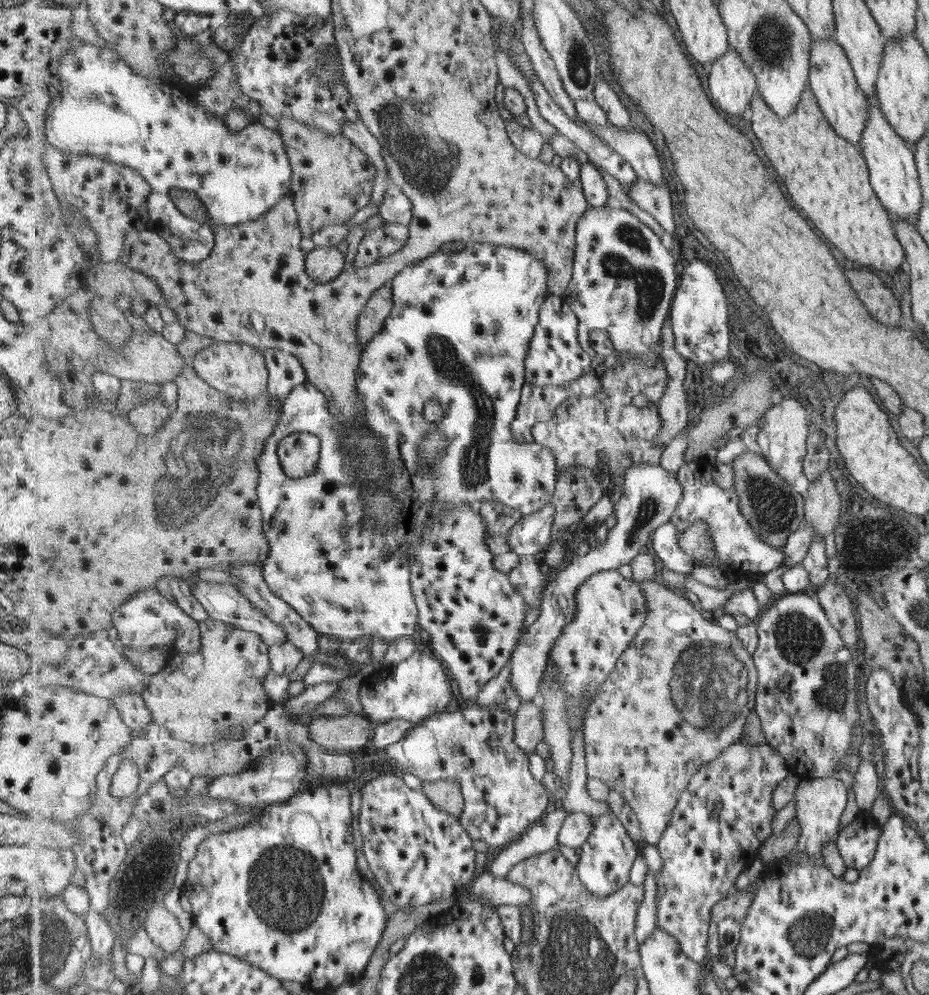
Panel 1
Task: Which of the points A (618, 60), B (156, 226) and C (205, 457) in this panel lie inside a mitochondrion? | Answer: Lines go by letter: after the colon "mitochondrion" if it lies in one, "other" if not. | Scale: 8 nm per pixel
A: other
B: other
C: mitochondrion

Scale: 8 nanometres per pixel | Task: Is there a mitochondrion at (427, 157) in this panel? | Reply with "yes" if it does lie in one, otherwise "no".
yes

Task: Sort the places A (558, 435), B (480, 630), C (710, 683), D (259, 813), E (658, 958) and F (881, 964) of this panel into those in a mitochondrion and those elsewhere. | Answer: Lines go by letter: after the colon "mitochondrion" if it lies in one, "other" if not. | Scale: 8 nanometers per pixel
A: other
B: mitochondrion
C: mitochondrion
D: other
E: other
F: other

